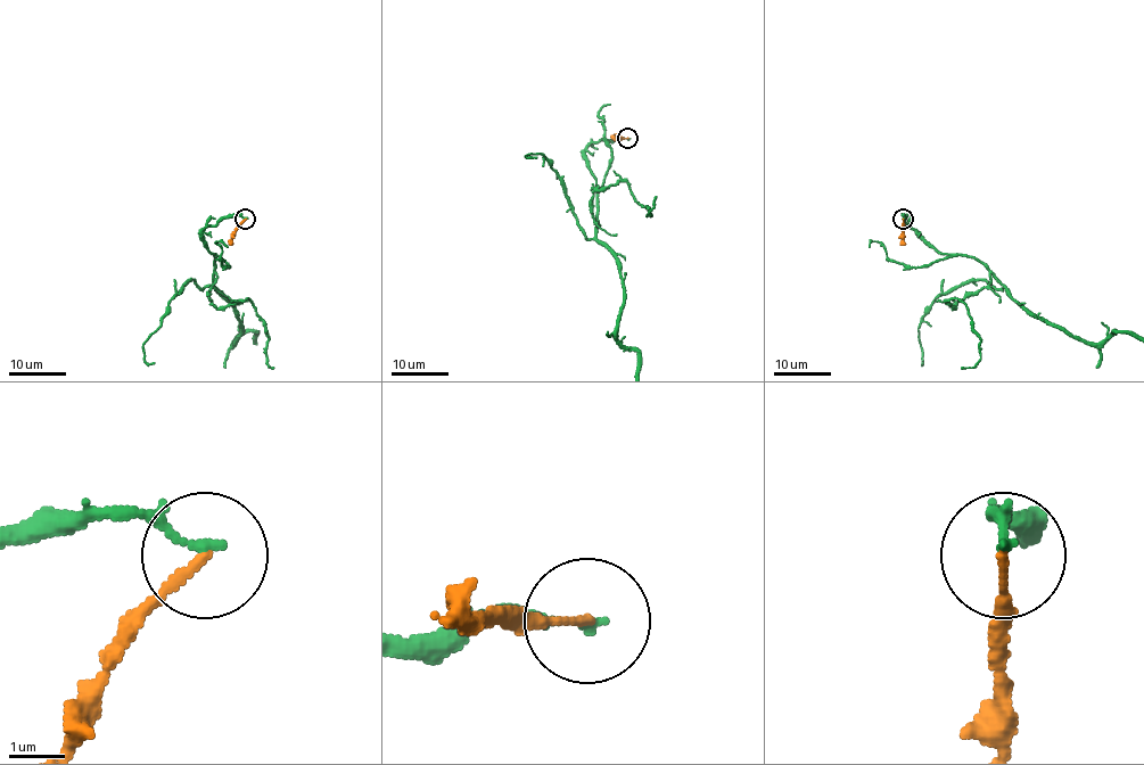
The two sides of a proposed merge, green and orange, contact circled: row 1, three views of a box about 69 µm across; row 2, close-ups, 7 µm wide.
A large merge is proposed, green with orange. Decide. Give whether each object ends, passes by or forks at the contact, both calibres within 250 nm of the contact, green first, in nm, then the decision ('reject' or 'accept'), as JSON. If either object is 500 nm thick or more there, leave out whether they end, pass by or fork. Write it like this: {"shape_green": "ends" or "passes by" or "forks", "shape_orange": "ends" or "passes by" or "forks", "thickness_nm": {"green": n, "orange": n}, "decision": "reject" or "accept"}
{"shape_green": "ends", "shape_orange": "ends", "thickness_nm": {"green": 170, "orange": 140}, "decision": "reject"}

